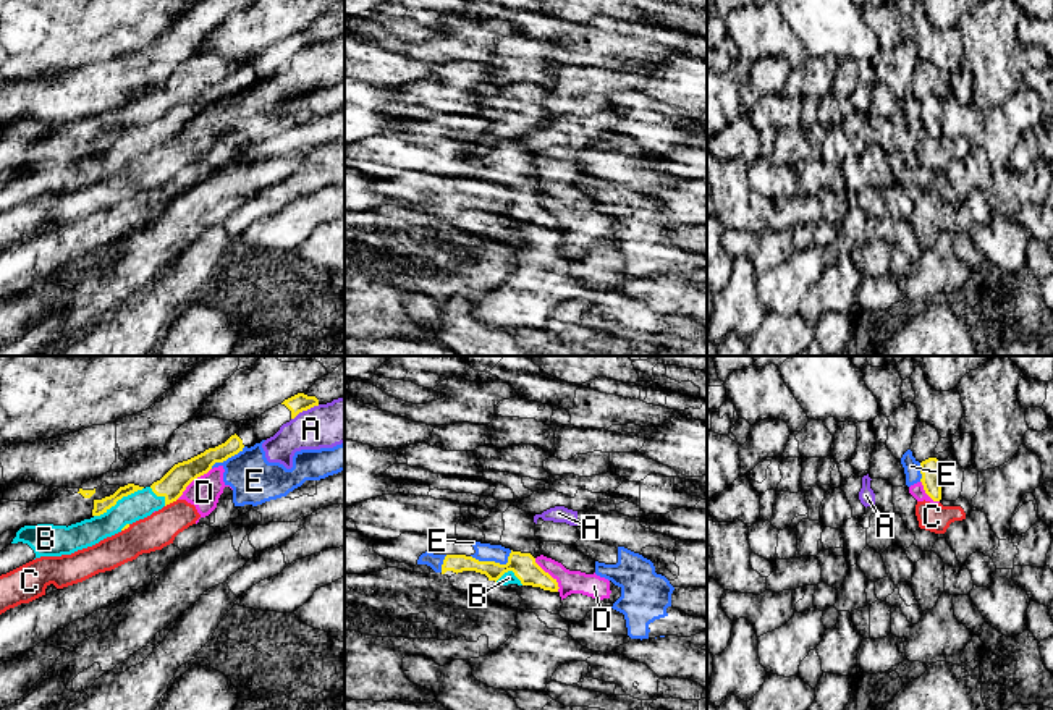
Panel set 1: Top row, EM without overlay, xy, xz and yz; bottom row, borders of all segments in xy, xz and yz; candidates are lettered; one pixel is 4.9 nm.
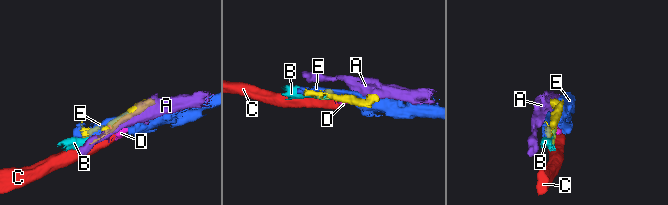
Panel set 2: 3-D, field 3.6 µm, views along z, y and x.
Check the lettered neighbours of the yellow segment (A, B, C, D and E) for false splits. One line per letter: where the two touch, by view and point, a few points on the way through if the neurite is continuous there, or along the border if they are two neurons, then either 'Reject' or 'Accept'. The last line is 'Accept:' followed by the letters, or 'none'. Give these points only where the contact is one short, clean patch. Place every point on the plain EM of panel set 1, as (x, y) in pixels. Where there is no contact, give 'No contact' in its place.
A: Touches yellow at xy (304, 47). Boundary: xy (319, 42), (300, 49), (291, 57). Reject
B: Touches yellow at xy (118, 136). Path across: xy (101, 144), (110, 144), (118, 136), (141, 141). Accept
C: Touches yellow at xy (170, 139). Boundary: xy (177, 136), (165, 144). Reject
D: Touches yellow at xy (193, 117). Reject
E: Touches yellow at xz (494, 199). Reject
Accept: B

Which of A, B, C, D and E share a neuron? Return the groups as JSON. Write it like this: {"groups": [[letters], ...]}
{"groups": [["A"], ["B"], ["C", "D", "E"]]}

